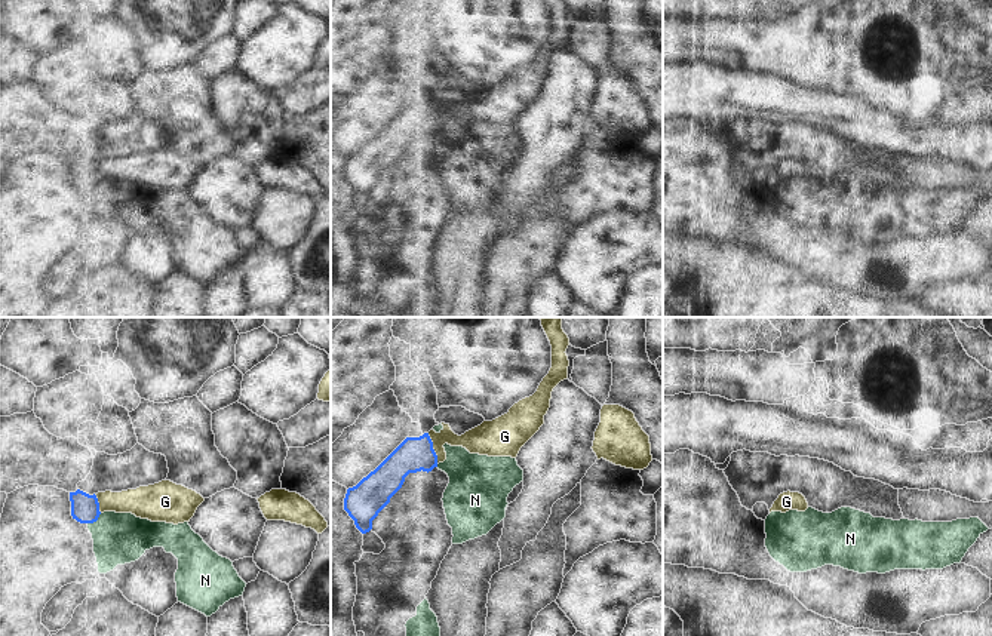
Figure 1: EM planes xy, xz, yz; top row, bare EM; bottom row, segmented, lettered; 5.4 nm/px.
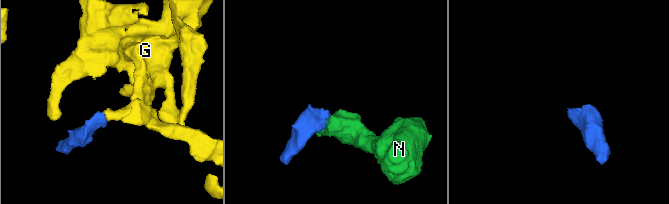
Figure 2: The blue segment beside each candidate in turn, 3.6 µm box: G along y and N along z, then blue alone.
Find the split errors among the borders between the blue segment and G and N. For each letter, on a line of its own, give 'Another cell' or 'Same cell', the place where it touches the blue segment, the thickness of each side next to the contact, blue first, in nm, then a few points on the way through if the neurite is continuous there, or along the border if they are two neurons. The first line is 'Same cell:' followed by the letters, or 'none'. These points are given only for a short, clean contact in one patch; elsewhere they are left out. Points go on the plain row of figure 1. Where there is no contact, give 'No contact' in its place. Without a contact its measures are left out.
Same cell: G
G: Same cell. Touches blue at xz (432, 116). Thickness 190 nm (blue) against 140 nm. Path across: xz (414, 122), (426, 120), (432, 116), (441, 107), (476, 108)
N: Another cell. Touches blue at xy (95, 189). Thickness 160 nm (blue) against 280 nm.

